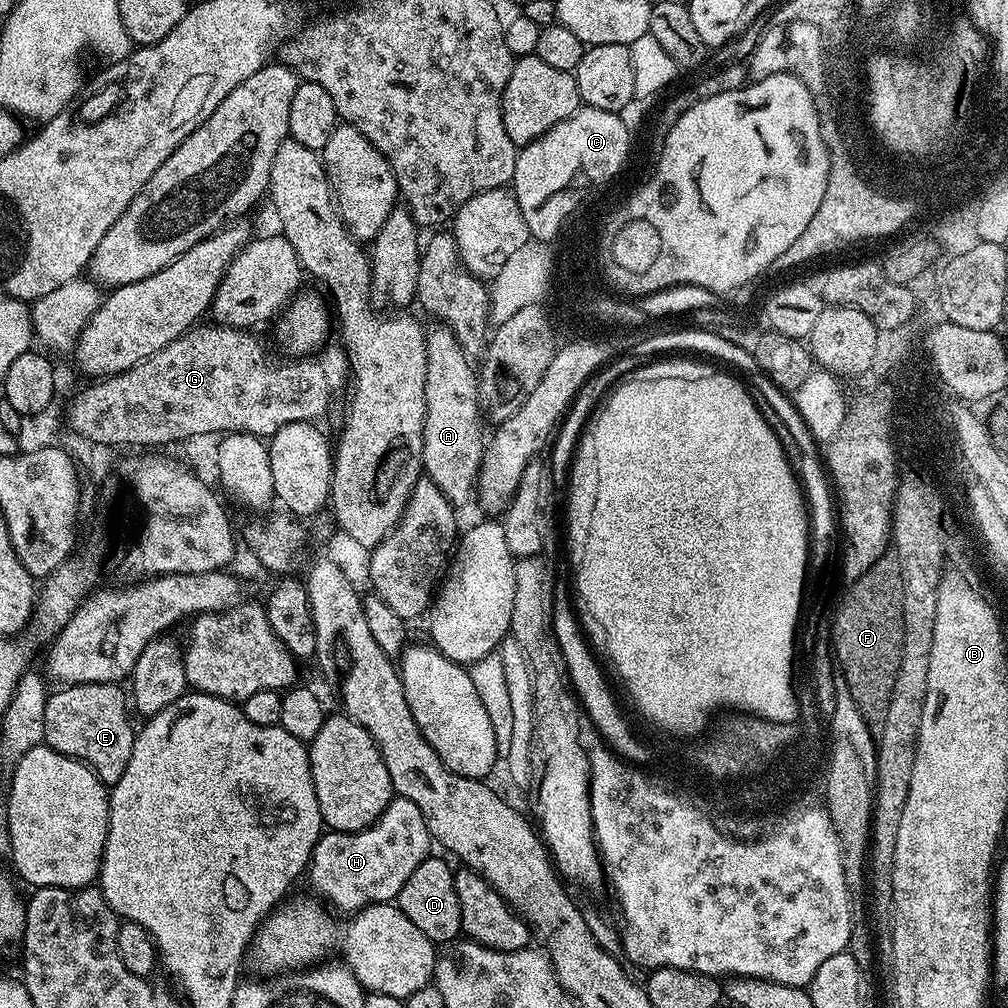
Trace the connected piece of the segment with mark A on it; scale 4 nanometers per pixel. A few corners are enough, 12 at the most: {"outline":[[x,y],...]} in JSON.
{"outline":[[428,328],[423,475],[477,499],[486,432],[478,372]]}

